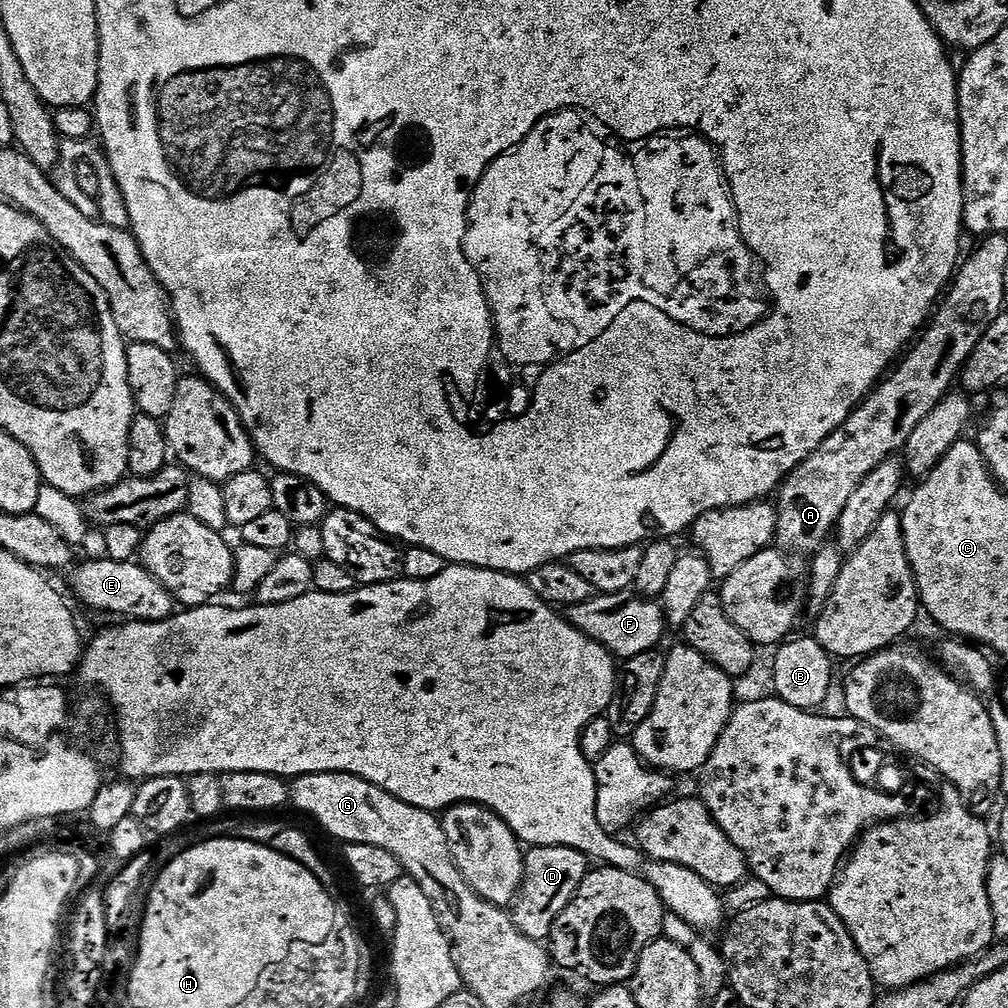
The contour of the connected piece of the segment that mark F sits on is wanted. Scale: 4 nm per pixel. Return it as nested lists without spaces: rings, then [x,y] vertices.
[[[632,590],[602,592],[591,596],[586,602],[578,602],[578,606],[570,606],[566,615],[575,628],[598,642],[620,662],[651,648],[659,649],[660,639],[666,633],[663,607],[655,599],[645,598]]]

